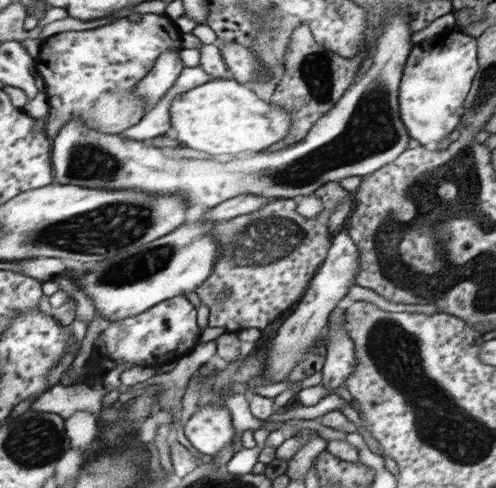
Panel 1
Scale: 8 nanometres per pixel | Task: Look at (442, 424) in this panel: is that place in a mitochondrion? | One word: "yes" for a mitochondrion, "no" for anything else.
yes

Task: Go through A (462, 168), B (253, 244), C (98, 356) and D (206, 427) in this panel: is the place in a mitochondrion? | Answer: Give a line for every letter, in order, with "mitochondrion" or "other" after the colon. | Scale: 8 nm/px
A: mitochondrion
B: mitochondrion
C: other
D: other

